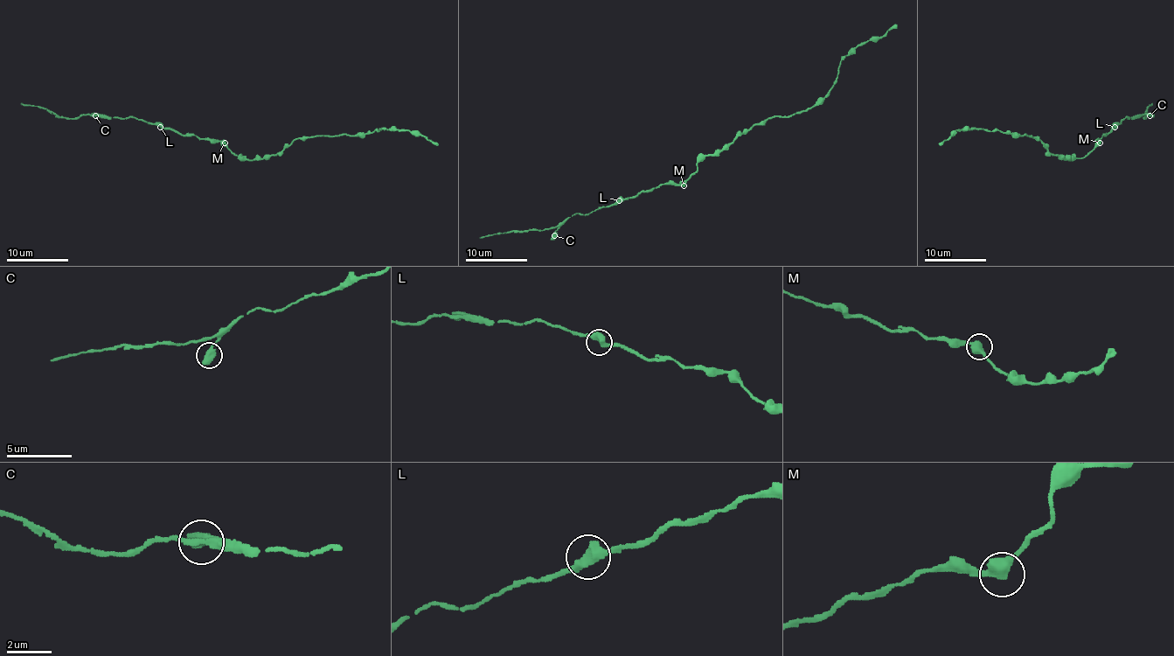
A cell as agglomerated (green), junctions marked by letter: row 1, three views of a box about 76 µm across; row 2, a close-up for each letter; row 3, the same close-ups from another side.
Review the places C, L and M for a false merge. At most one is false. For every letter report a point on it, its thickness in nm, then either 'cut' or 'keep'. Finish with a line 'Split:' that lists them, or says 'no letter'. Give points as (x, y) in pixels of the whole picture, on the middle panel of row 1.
C: at (554, 235); 600 nm thick; keep
L: at (619, 200); 480 nm thick; keep
M: at (684, 185); 480 nm thick; keep
Split: no letter

